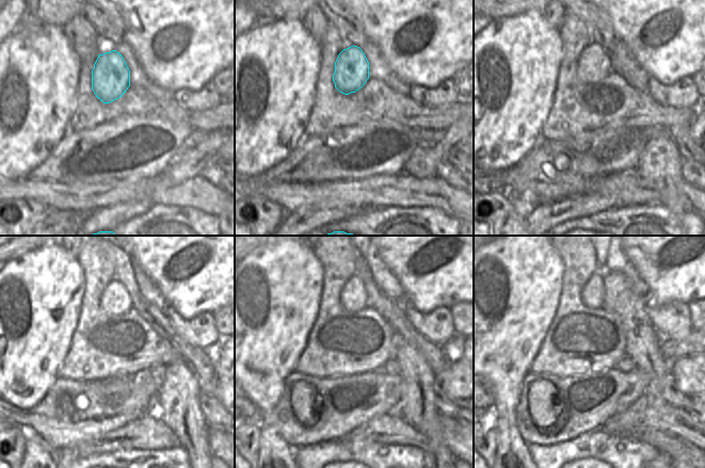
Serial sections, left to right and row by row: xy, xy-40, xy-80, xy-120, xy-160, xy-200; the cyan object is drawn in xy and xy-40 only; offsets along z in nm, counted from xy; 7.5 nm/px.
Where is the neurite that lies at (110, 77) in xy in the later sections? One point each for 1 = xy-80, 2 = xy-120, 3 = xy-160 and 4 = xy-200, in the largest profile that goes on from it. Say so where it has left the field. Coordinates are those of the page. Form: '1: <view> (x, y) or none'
1: xy-80 (594, 64)
2: xy-120 (115, 300)
3: xy-160 (354, 297)
4: xy-200 (592, 293)

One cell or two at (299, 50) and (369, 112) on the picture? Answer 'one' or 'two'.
two

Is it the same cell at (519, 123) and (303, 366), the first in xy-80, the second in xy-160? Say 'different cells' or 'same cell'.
different cells

